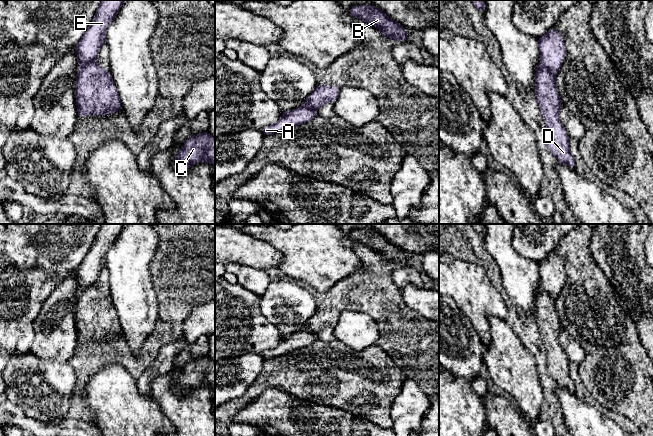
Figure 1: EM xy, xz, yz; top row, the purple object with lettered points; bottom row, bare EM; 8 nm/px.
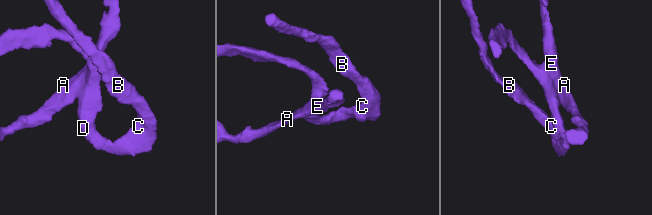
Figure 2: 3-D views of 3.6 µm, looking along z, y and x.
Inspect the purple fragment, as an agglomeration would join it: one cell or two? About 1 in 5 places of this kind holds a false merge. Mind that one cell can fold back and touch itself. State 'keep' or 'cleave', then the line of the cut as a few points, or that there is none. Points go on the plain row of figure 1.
keep | no cut

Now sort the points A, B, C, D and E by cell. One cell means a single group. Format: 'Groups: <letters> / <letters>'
Groups: A B C D E

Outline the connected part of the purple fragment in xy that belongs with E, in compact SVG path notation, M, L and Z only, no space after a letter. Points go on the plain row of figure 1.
M102 224L92 248L75 270L80 290L75 312L78 343L90 338L116 337L122 331L111 296L104 295L95 282L106 264L106 252L123 226Z

